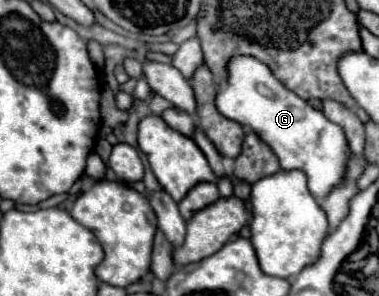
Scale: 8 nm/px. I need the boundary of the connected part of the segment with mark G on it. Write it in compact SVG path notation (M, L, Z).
M232 56L226 66L228 82L216 92L216 108L222 116L252 128L258 138L272 148L282 170L302 170L308 176L310 192L316 198L326 196L342 182L346 170L346 136L340 126L330 122L320 110L288 90L254 56Z

